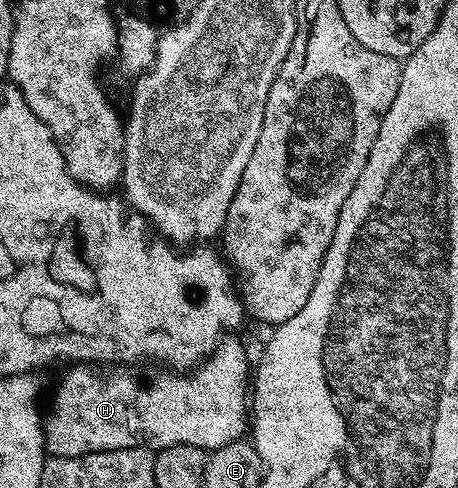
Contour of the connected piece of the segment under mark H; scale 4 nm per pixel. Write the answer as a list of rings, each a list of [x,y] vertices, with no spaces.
[[[221,339],[216,349],[187,374],[173,374],[168,370],[156,370],[153,376],[135,376],[132,370],[101,370],[96,366],[77,365],[69,367],[69,372],[60,380],[52,401],[47,401],[44,421],[44,451],[49,457],[78,458],[91,452],[105,452],[106,450],[122,450],[123,448],[150,448],[159,450],[170,446],[198,446],[205,450],[221,448],[235,440],[245,439],[250,428],[250,364],[248,368],[248,352],[236,340]]]

